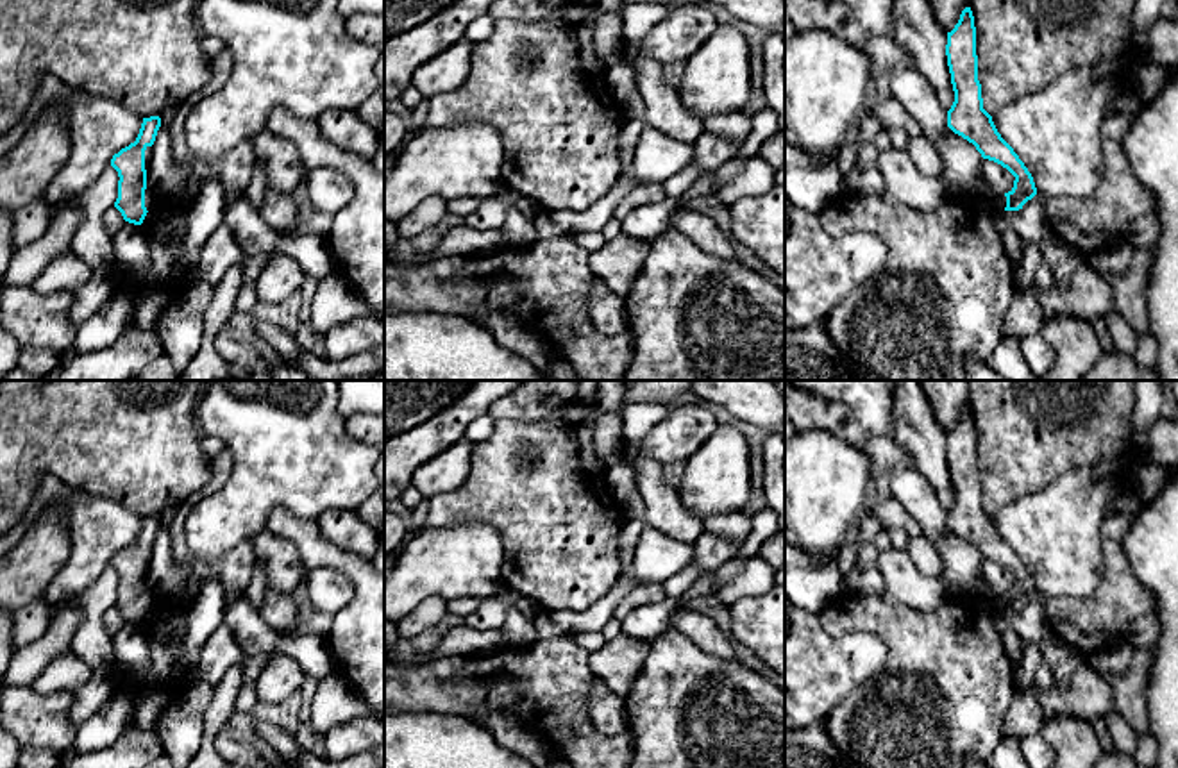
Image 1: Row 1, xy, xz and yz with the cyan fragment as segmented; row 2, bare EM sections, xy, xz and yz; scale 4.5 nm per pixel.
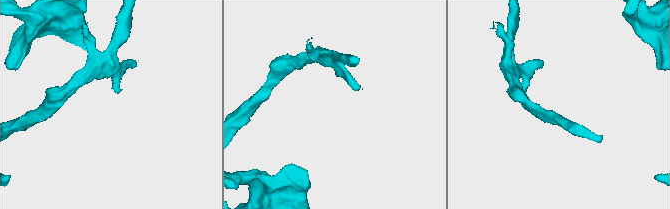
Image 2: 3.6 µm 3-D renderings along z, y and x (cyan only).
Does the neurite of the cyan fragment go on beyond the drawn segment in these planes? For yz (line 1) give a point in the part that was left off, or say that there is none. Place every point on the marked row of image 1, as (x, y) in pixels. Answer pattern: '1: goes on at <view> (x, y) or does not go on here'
1: does not go on here

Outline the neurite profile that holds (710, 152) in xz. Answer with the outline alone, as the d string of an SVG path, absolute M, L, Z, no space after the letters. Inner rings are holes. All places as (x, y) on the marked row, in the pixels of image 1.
M703 130L694 146L695 154L692 163L695 163L704 171L711 173L738 154L742 141L717 138Z

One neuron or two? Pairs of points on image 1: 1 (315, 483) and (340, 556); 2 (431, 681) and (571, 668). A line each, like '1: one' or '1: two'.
1: two
2: one

